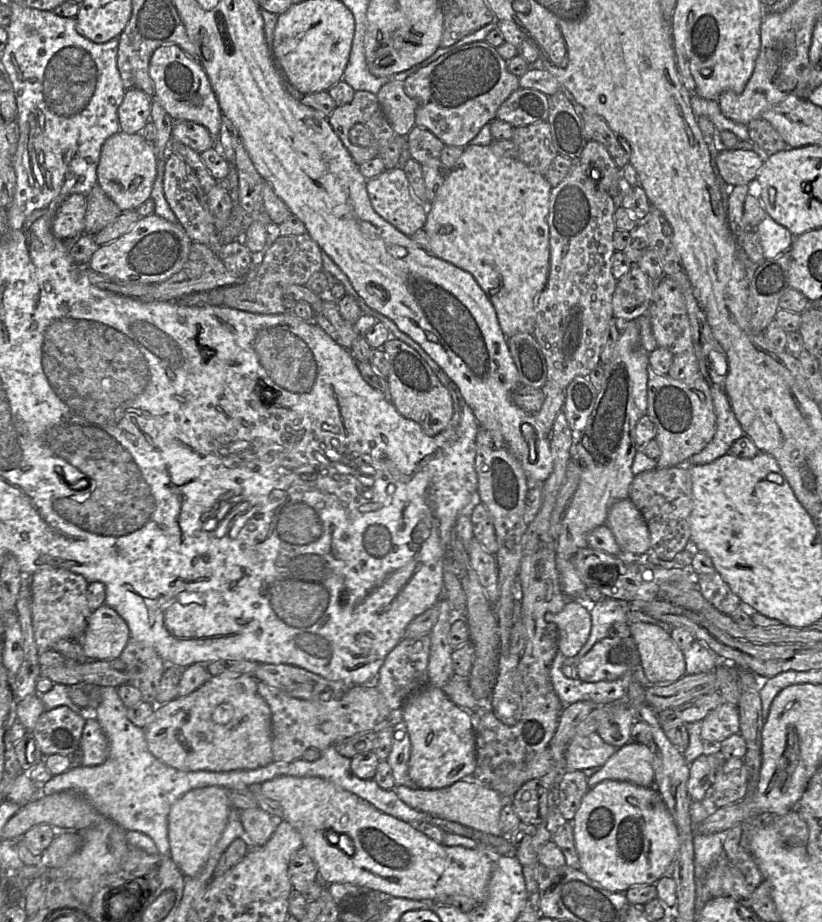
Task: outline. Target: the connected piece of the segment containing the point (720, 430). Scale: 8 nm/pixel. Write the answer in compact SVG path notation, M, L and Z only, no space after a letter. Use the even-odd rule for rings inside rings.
M715 386L710 387L710 394L716 415L716 432L707 446L697 454L680 463L676 467L708 464L723 455L728 454L732 444L744 436L725 393Z

